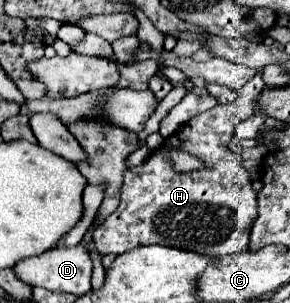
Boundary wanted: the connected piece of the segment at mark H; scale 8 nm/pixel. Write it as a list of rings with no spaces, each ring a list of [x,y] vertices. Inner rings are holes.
[[[258,71],[242,87],[234,103],[216,105],[196,115],[168,139],[170,145],[188,151],[190,155],[200,155],[200,159],[208,163],[204,171],[188,175],[172,171],[166,151],[152,153],[144,165],[128,169],[124,173],[122,201],[118,209],[106,217],[94,233],[96,249],[102,255],[122,255],[136,247],[158,243],[210,257],[248,251],[250,229],[258,215],[258,201],[250,175],[240,165],[242,159],[228,149],[228,143],[234,139],[236,125],[252,115],[252,103],[264,87],[262,71]]]

